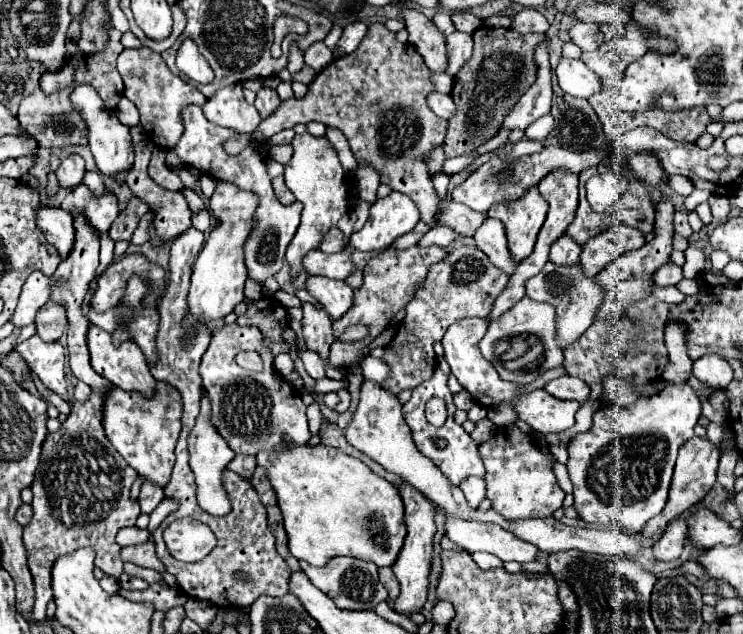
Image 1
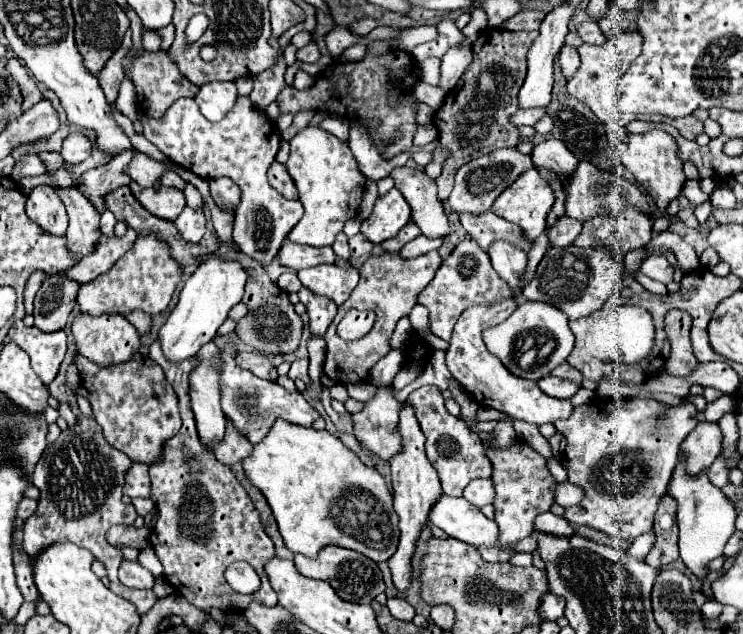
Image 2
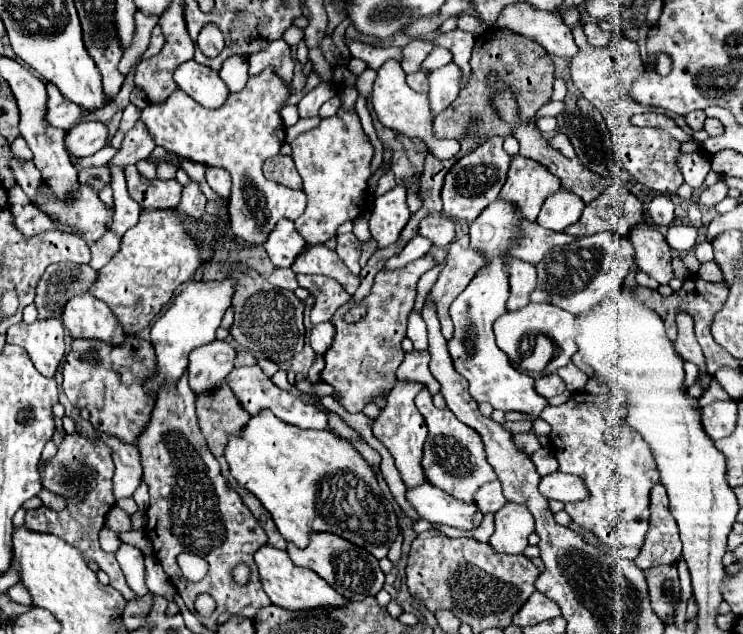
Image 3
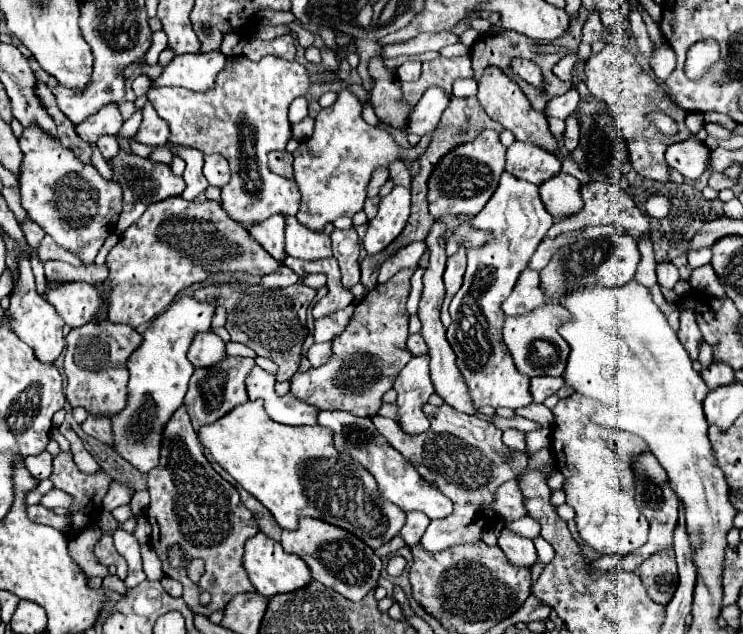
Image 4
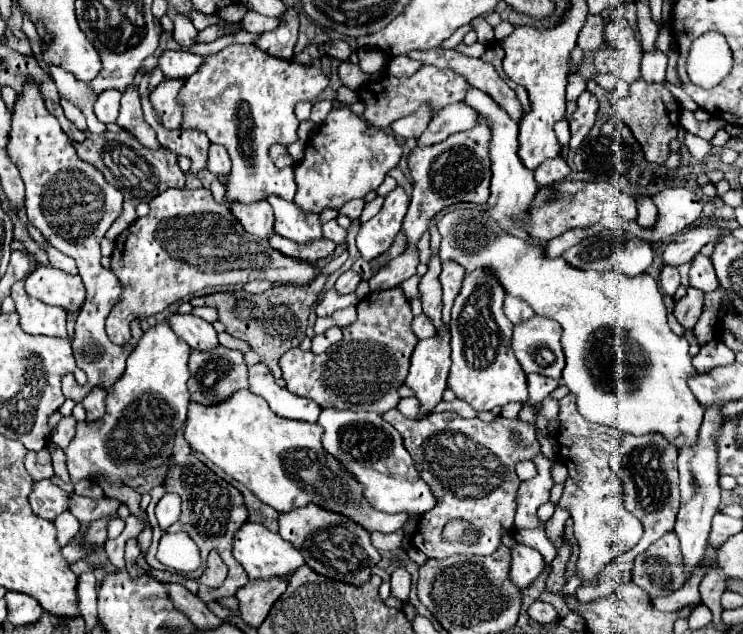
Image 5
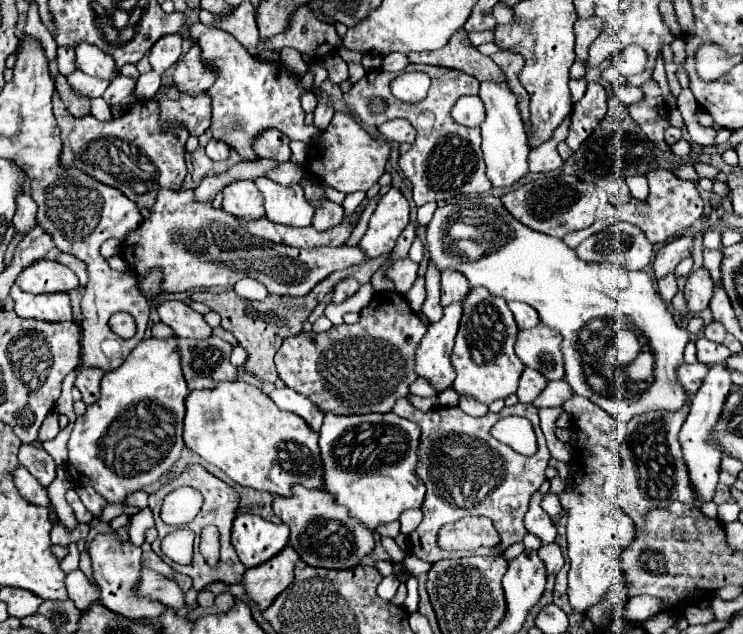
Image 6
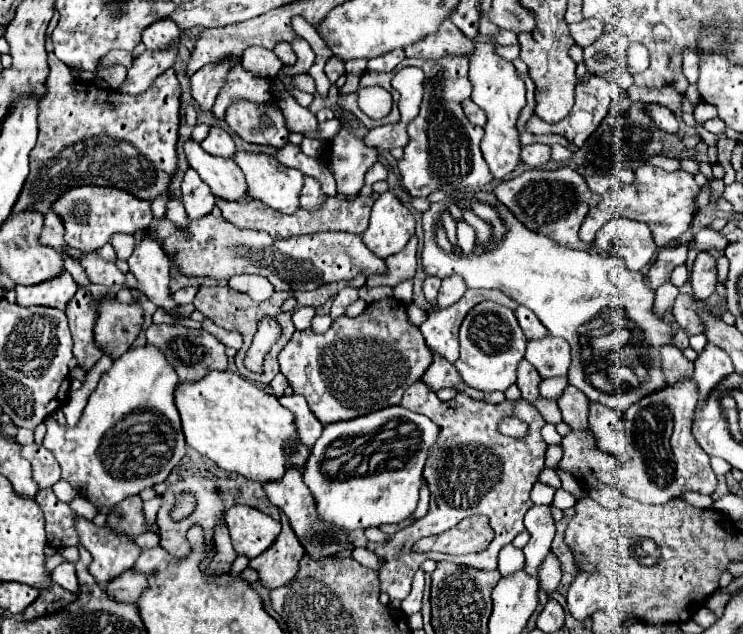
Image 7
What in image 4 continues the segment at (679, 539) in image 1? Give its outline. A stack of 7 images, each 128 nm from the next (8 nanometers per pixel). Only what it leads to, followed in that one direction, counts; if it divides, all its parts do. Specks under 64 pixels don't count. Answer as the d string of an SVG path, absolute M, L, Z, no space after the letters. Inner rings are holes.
M646 452L636 460L634 466L636 466L636 472L634 472L636 474L636 504L650 522L650 534L648 534L648 542L642 548L638 548L622 558L620 564L624 566L626 572L634 572L652 554L672 548L672 532L678 524L678 498L672 492L668 478L666 478L666 472L660 466L660 462L652 456L652 452Z

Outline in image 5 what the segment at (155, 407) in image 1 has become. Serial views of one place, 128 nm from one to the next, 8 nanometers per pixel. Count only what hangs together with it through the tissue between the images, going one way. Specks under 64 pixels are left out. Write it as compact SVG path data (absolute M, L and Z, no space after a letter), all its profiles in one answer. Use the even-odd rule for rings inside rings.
M30 82L24 86L24 96L18 98L14 106L8 154L24 180L24 204L28 220L42 232L42 236L54 248L76 260L78 274L86 286L86 302L76 318L72 352L76 366L86 372L88 382L80 386L74 380L74 374L66 374L62 378L64 396L74 402L82 402L84 396L92 392L92 388L100 386L108 392L112 384L120 380L128 354L134 350L134 346L144 334L140 328L140 320L132 322L132 338L122 346L112 344L104 332L104 322L114 304L118 302L118 296L122 294L122 284L110 270L102 268L100 242L112 222L122 214L122 192L108 184L100 170L78 158L68 134L64 134L58 120L46 110L36 84Z

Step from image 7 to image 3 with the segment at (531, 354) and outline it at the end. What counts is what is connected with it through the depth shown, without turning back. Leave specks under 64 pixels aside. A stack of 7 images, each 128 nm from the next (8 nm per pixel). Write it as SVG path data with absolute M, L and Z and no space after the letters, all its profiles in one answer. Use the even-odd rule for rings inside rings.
M528 304L516 312L506 312L504 316L500 316L496 322L494 322L494 334L496 334L496 344L498 348L510 358L512 366L514 368L520 368L520 354L518 354L518 348L520 348L520 334L544 334L548 336L552 342L554 342L554 356L552 360L548 362L546 366L546 374L554 374L558 368L566 366L572 358L572 354L578 350L576 348L576 342L574 342L574 336L576 336L576 316L554 306L554 304Z

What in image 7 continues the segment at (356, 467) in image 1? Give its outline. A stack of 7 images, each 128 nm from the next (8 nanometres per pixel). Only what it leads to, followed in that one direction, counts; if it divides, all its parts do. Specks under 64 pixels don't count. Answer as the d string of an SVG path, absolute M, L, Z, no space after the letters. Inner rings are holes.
M228 370L208 372L204 380L194 384L180 384L176 388L176 408L182 418L186 444L216 462L222 470L236 472L248 480L274 482L290 466L302 472L312 452L300 442L292 424L292 412L280 406L274 394Z

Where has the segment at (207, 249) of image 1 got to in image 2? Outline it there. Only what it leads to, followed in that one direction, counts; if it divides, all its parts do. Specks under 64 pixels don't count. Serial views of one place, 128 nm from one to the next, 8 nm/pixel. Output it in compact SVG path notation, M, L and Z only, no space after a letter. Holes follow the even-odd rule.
M230 178L210 180L210 194L218 208L234 214L240 204L240 188ZM218 252L206 258L204 262L200 262L200 266L184 284L178 304L174 306L174 310L170 312L166 324L160 328L160 334L158 334L162 342L162 350L168 360L182 362L194 356L202 344L214 338L220 324L228 318L228 312L232 310L232 306L236 306L242 300L246 278L248 274L238 262L222 258Z

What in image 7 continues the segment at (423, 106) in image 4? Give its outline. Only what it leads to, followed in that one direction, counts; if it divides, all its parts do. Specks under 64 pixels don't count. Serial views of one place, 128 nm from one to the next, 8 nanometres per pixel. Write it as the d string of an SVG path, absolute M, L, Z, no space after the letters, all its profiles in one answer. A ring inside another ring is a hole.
M396 122L396 124L384 124L378 126L374 130L370 130L364 138L364 142L372 148L378 150L392 150L396 146L406 146L408 144L408 132L406 132L406 124L404 122Z

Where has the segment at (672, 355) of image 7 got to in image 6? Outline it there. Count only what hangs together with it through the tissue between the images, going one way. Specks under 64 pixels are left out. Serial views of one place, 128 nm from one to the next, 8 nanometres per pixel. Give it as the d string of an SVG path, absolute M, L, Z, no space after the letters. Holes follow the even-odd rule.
M694 362L694 364L682 364L678 368L678 378L688 394L696 394L700 384L704 382L704 376L708 374L708 366Z

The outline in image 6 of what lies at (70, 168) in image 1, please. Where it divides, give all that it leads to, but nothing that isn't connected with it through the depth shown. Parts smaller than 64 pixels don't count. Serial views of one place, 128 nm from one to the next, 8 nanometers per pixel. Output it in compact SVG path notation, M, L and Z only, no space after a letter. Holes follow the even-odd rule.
M118 76L110 82L110 86L106 88L106 92L102 94L102 98L106 100L108 106L116 106L120 104L126 96L130 96L134 90L134 80L132 78L124 78L124 76Z

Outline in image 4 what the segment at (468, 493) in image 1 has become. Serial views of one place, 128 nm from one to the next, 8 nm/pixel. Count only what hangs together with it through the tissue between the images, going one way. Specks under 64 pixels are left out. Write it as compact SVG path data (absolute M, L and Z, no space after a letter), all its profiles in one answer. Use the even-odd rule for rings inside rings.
M516 480L504 482L496 490L496 502L492 502L492 508L496 508L498 518L502 518L504 522L512 522L512 520L518 520L518 518L526 516L522 492L520 492Z

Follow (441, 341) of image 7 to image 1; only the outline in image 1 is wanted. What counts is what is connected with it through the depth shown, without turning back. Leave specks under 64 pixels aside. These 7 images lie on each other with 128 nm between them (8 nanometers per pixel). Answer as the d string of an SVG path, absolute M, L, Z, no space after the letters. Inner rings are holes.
M404 484L400 486L400 494L402 494L402 500L404 500L404 508L406 508L406 524L408 524L408 536L406 536L406 542L404 542L404 548L398 556L398 560L394 562L392 570L402 586L400 590L400 596L396 598L396 604L394 604L394 610L398 614L404 614L404 616L412 616L416 612L422 612L424 608L424 602L426 602L426 596L428 596L428 574L430 574L430 564L432 564L432 538L436 534L436 524L434 524L434 514L436 514L436 506L426 500L418 490L414 490L410 484Z

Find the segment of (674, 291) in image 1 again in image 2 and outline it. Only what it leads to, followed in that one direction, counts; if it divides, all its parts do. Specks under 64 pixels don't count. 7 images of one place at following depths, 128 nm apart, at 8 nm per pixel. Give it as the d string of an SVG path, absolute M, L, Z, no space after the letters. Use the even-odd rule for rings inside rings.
M638 274L636 276L636 280L648 290L648 292L652 292L652 294L660 294L660 296L664 296L664 294L668 294L668 290L666 290L666 286L664 284L660 284L660 282L656 282L656 280L652 280L652 278L648 278L648 276L644 276L644 274Z

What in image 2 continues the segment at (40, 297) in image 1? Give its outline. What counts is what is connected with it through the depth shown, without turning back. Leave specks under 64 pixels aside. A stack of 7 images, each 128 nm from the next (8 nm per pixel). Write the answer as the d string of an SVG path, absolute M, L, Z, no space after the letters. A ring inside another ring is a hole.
M128 230L124 238L102 236L98 248L88 258L80 260L78 264L74 264L66 272L62 272L62 276L68 276L70 280L76 280L78 284L92 282L96 276L100 276L102 272L112 268L114 262L132 248L132 242L136 242L136 232L134 230ZM34 272L34 274L28 278L26 290L24 290L24 310L26 310L26 314L32 314L32 302L34 302L34 296L36 296L36 292L40 290L44 278L46 278L44 272Z

